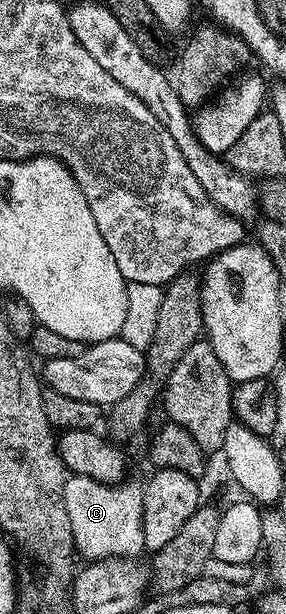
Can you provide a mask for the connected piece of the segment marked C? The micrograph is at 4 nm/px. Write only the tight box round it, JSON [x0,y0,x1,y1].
[64,475,143,561]

